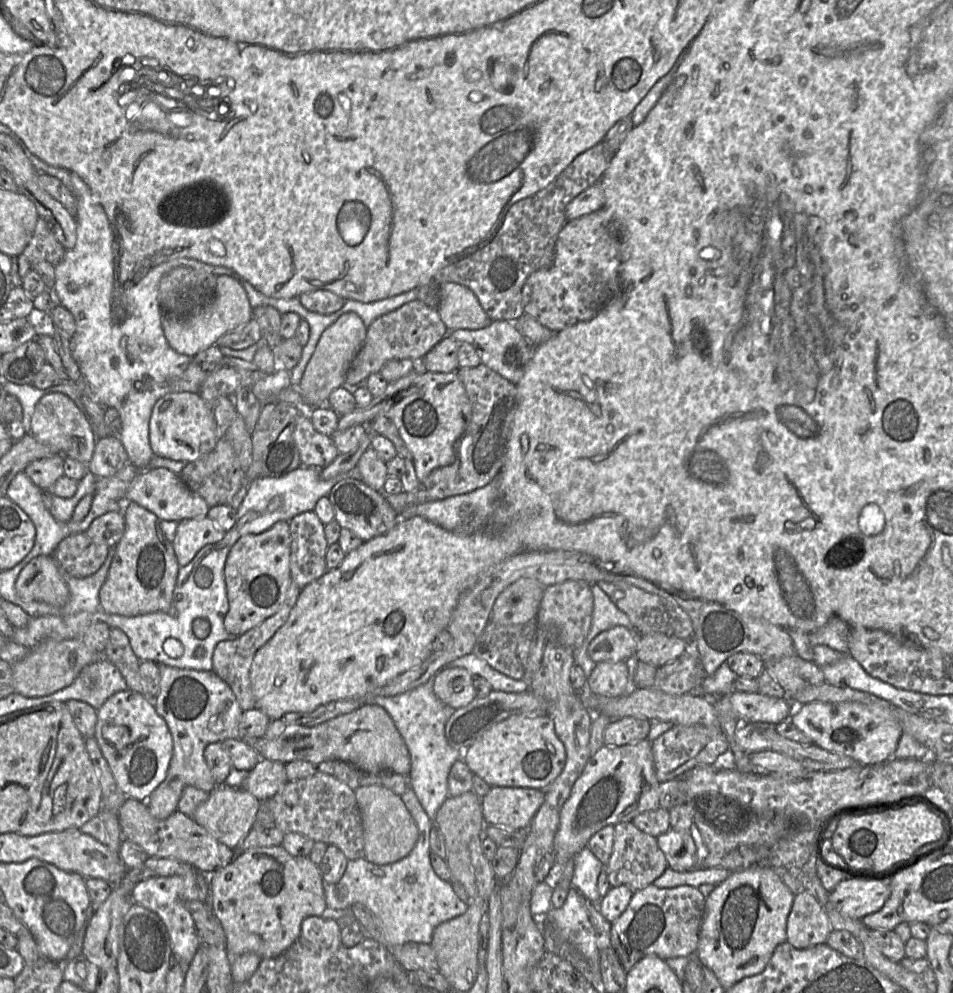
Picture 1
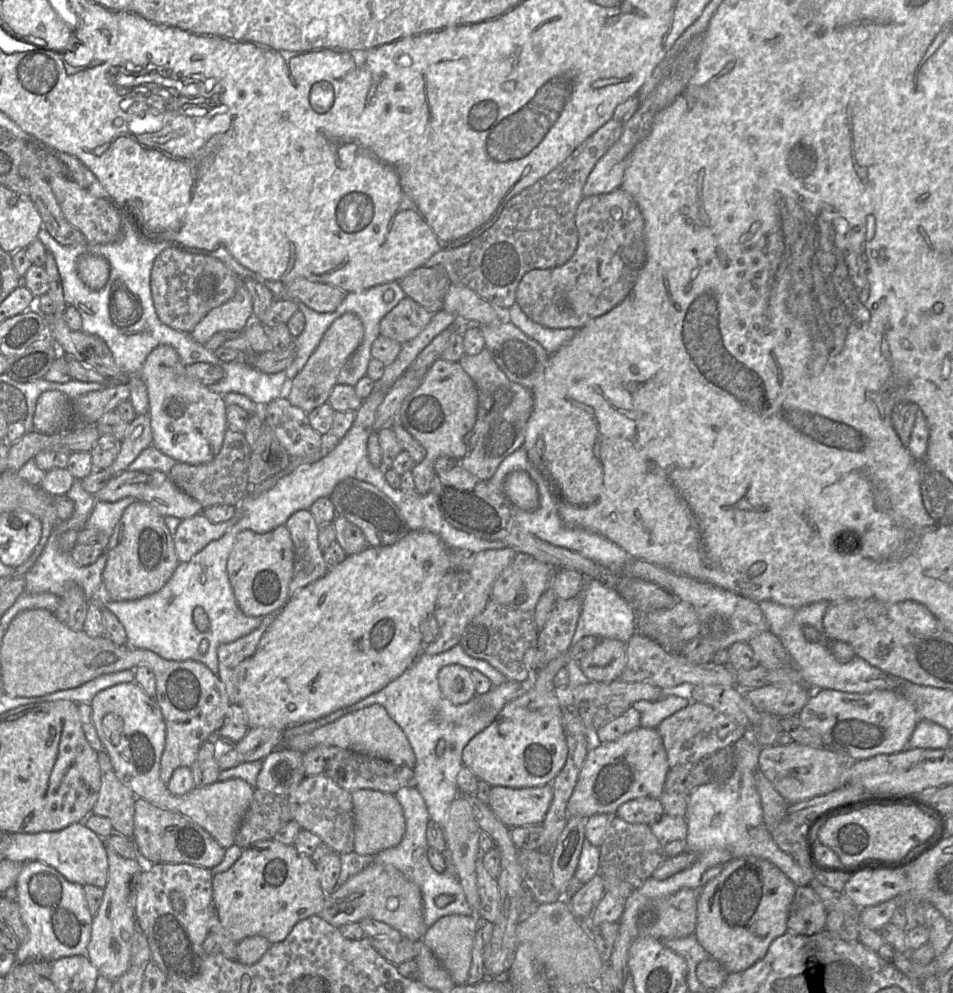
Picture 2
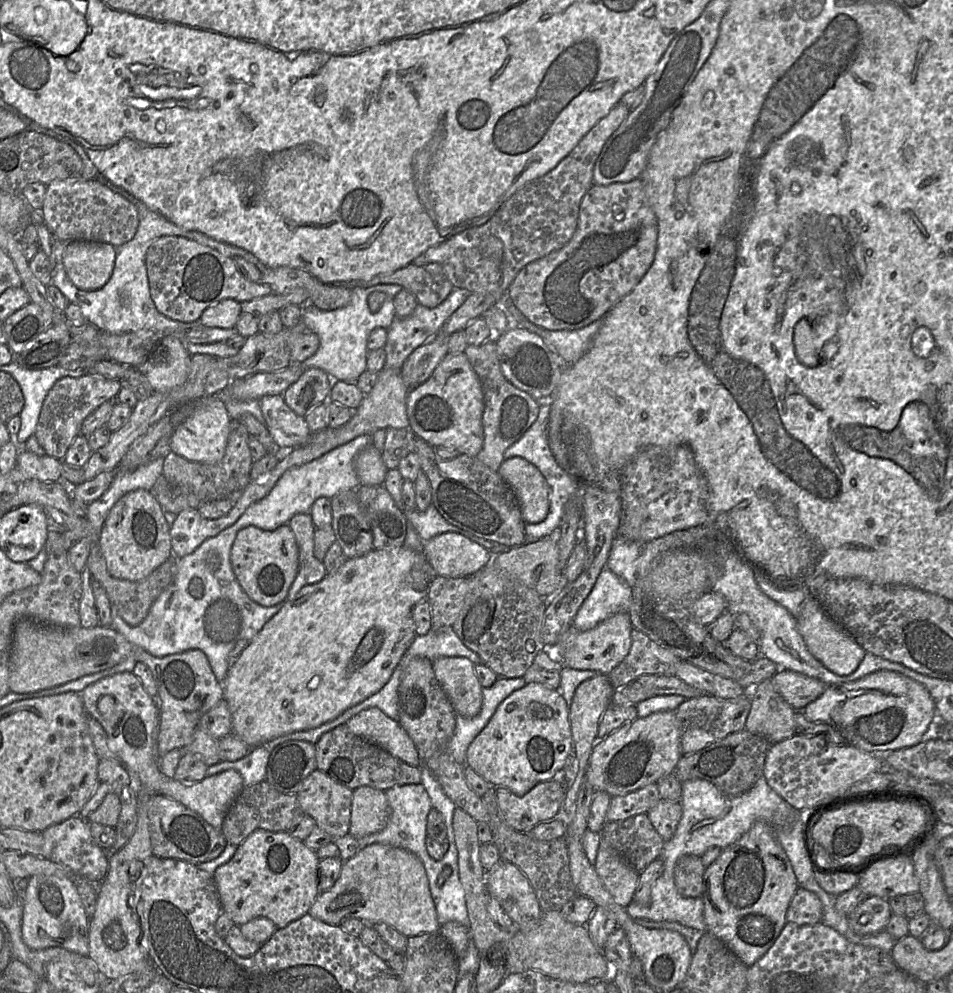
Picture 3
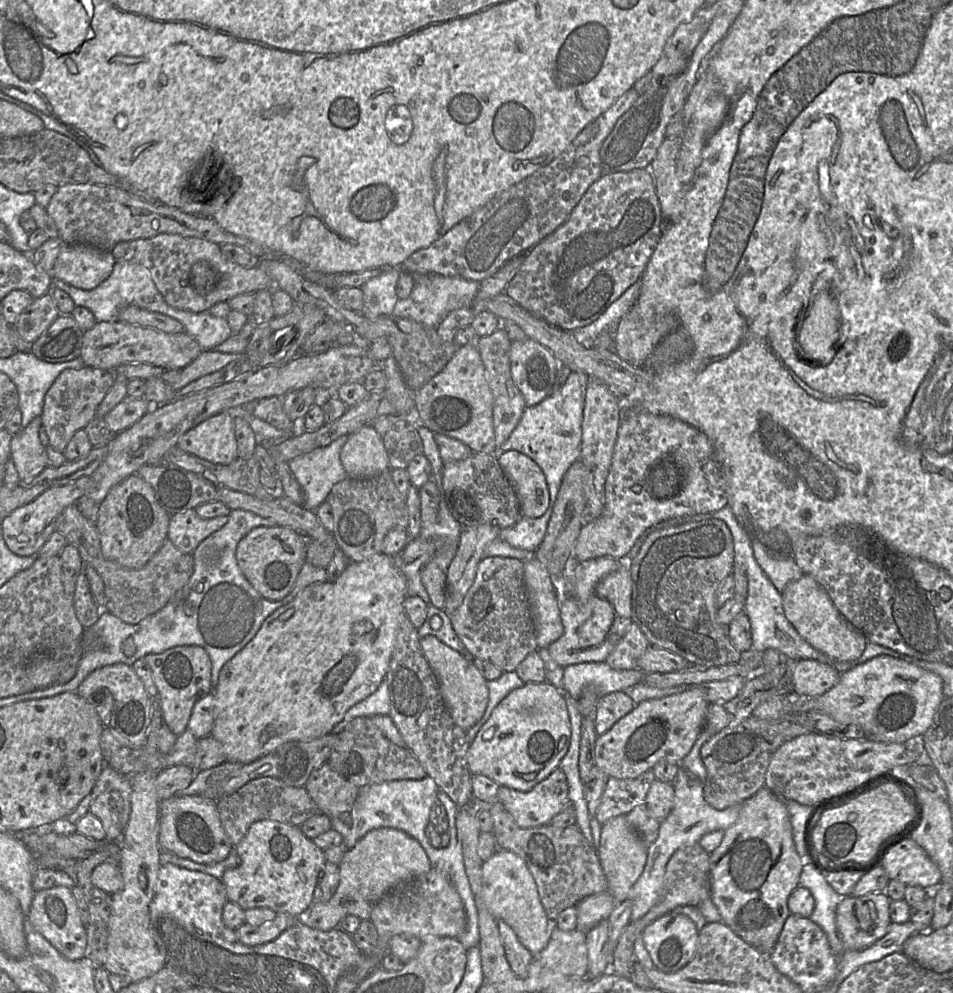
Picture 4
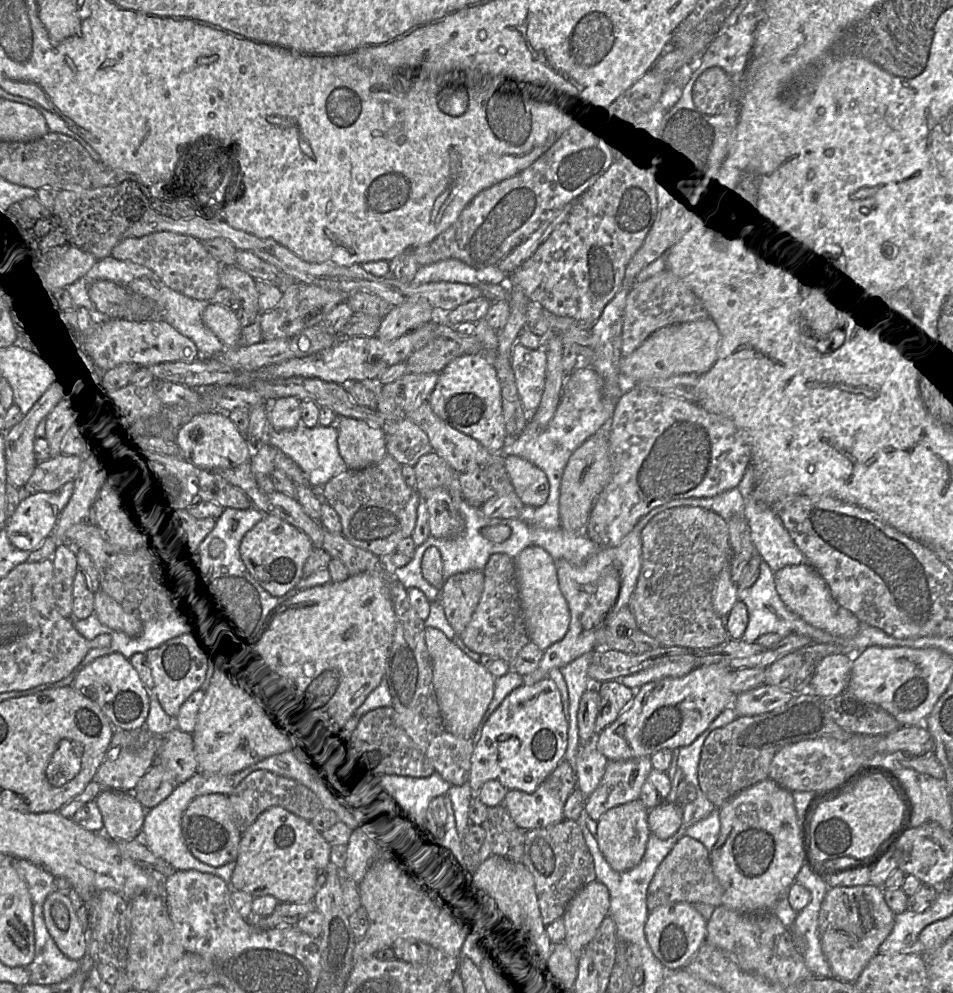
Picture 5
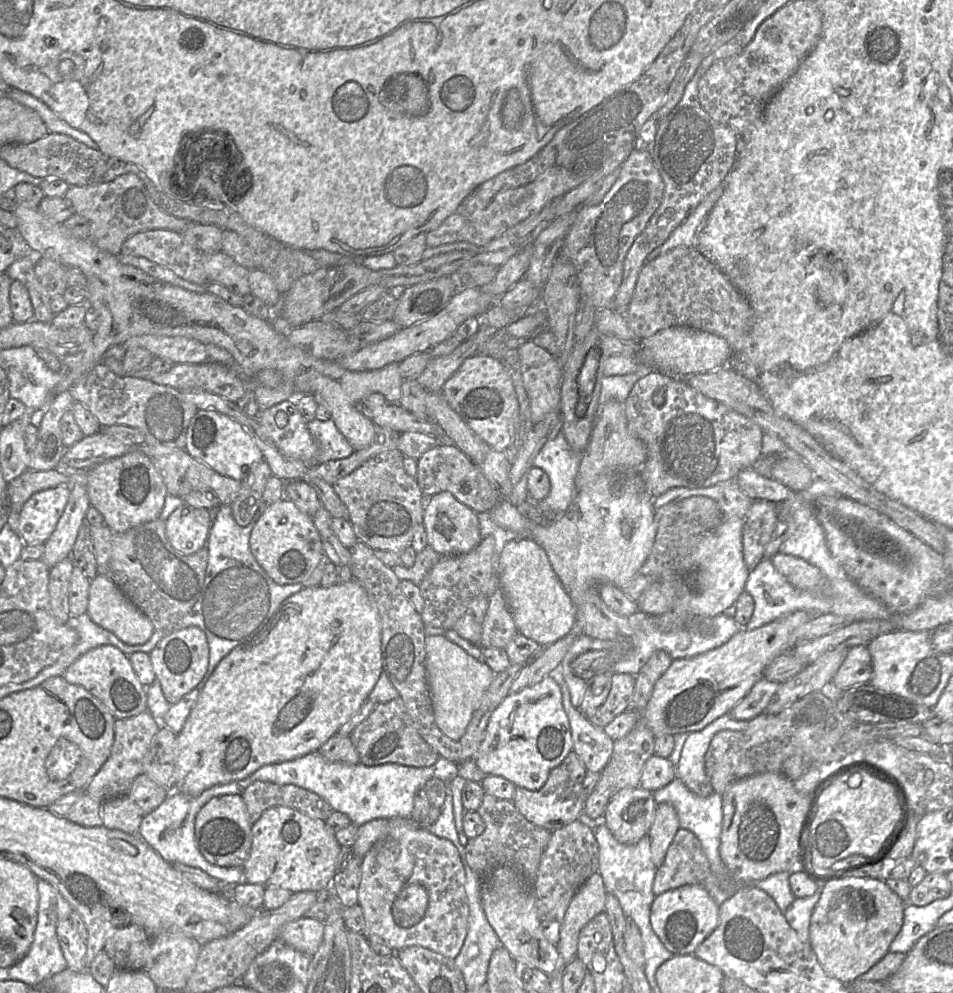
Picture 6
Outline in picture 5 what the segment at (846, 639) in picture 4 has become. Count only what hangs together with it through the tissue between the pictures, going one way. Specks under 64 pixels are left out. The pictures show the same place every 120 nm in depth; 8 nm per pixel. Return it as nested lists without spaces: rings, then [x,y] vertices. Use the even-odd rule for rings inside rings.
[[[808,563],[789,565],[774,572],[774,577],[781,600],[804,621],[834,636],[845,639],[856,636],[860,629],[860,621],[833,598],[827,583],[814,567]]]

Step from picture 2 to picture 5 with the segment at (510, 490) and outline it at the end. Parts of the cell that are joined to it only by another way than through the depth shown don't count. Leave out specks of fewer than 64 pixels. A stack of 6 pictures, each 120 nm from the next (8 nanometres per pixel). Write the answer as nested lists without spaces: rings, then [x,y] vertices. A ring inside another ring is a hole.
[[[505,455],[504,465],[523,505],[539,507],[546,503],[550,491],[546,473],[528,460]]]

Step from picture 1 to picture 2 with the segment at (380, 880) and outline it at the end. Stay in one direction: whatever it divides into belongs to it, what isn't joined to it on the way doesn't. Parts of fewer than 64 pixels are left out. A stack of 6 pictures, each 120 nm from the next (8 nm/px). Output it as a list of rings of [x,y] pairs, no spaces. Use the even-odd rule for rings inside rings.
[[[402,787],[394,793],[394,796],[402,807],[405,819],[406,828],[402,840],[398,845],[372,855],[359,855],[355,851],[339,855],[341,872],[335,889],[371,864],[389,864],[402,872],[406,878],[419,887],[423,901],[423,919],[426,927],[431,927],[437,920],[447,915],[473,915],[474,912],[466,900],[465,893],[456,874],[447,871],[443,873],[437,872],[431,866],[428,854],[425,853],[429,848],[426,838],[429,815],[422,795],[416,787]],[[439,895],[449,895],[453,897],[453,900],[444,907],[438,907],[435,900]]]

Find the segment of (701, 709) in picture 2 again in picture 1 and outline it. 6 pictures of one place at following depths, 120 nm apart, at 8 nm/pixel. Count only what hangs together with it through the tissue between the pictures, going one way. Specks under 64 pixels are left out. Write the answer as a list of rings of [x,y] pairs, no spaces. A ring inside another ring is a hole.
[[[673,725],[651,743],[656,777],[660,783],[681,778],[699,765],[713,765],[729,749],[729,742],[717,726]]]

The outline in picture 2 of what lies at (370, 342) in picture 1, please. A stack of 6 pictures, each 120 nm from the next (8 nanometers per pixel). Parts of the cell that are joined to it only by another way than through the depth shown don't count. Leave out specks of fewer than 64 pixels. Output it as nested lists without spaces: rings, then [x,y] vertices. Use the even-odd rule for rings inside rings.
[[[406,296],[381,320],[380,335],[402,345],[415,338],[428,325],[432,315]]]

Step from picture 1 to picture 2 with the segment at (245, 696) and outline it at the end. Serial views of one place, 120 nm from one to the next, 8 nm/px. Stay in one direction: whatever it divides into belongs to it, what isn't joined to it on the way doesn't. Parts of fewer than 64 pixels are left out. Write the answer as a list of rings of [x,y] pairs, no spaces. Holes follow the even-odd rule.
[[[275,614],[263,617],[260,626],[251,633],[218,647],[218,678],[225,685],[230,704],[238,705],[237,668],[243,660],[254,654],[274,616]]]

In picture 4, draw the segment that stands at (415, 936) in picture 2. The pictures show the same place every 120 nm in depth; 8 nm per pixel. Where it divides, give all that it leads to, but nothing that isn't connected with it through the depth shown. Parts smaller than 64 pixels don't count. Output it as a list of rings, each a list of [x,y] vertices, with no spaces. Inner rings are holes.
[[[381,827],[370,830],[352,848],[347,849],[339,868],[340,882],[332,898],[325,903],[313,903],[306,915],[301,918],[307,926],[313,929],[329,931],[338,928],[347,915],[355,915],[361,920],[369,919],[372,907],[378,900],[412,884],[418,878],[427,874],[432,867],[425,850],[416,839],[404,831]]]

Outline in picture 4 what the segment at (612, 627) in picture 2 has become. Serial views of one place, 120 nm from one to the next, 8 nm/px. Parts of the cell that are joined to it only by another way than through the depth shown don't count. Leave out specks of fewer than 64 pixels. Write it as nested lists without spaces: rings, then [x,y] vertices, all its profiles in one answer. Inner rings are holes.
[[[572,552],[563,574],[565,593],[585,602],[594,593],[598,582],[619,569],[620,563],[621,560],[608,556],[578,562]]]

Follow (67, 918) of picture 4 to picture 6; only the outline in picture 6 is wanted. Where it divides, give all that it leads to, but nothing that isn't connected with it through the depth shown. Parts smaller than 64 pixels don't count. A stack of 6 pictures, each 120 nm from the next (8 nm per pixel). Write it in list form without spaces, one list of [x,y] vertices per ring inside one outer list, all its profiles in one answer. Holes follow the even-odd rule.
[[[70,919],[57,923],[56,935],[68,968],[75,972],[84,971],[87,945]]]

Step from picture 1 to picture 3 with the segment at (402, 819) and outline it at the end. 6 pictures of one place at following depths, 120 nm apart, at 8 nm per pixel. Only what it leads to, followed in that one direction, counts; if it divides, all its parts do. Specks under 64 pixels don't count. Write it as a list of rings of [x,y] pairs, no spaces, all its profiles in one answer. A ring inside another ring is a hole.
[[[369,786],[353,790],[349,833],[356,838],[378,832],[388,823],[391,808],[386,794]]]

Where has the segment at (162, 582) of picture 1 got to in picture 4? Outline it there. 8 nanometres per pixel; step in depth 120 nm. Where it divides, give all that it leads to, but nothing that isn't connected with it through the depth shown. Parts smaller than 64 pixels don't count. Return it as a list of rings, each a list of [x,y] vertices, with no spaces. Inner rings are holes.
[[[133,474],[114,486],[98,507],[95,523],[103,556],[127,569],[143,567],[167,539],[169,515],[156,501],[152,487],[138,474]]]

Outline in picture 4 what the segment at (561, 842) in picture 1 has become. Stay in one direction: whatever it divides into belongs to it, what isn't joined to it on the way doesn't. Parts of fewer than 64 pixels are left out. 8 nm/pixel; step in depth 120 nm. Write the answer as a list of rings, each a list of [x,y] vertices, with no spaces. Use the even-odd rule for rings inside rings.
[[[688,686],[680,693],[636,704],[633,710],[619,719],[611,729],[598,735],[595,742],[595,765],[609,777],[619,779],[636,778],[660,761],[680,765],[704,728],[709,705],[701,686]]]

